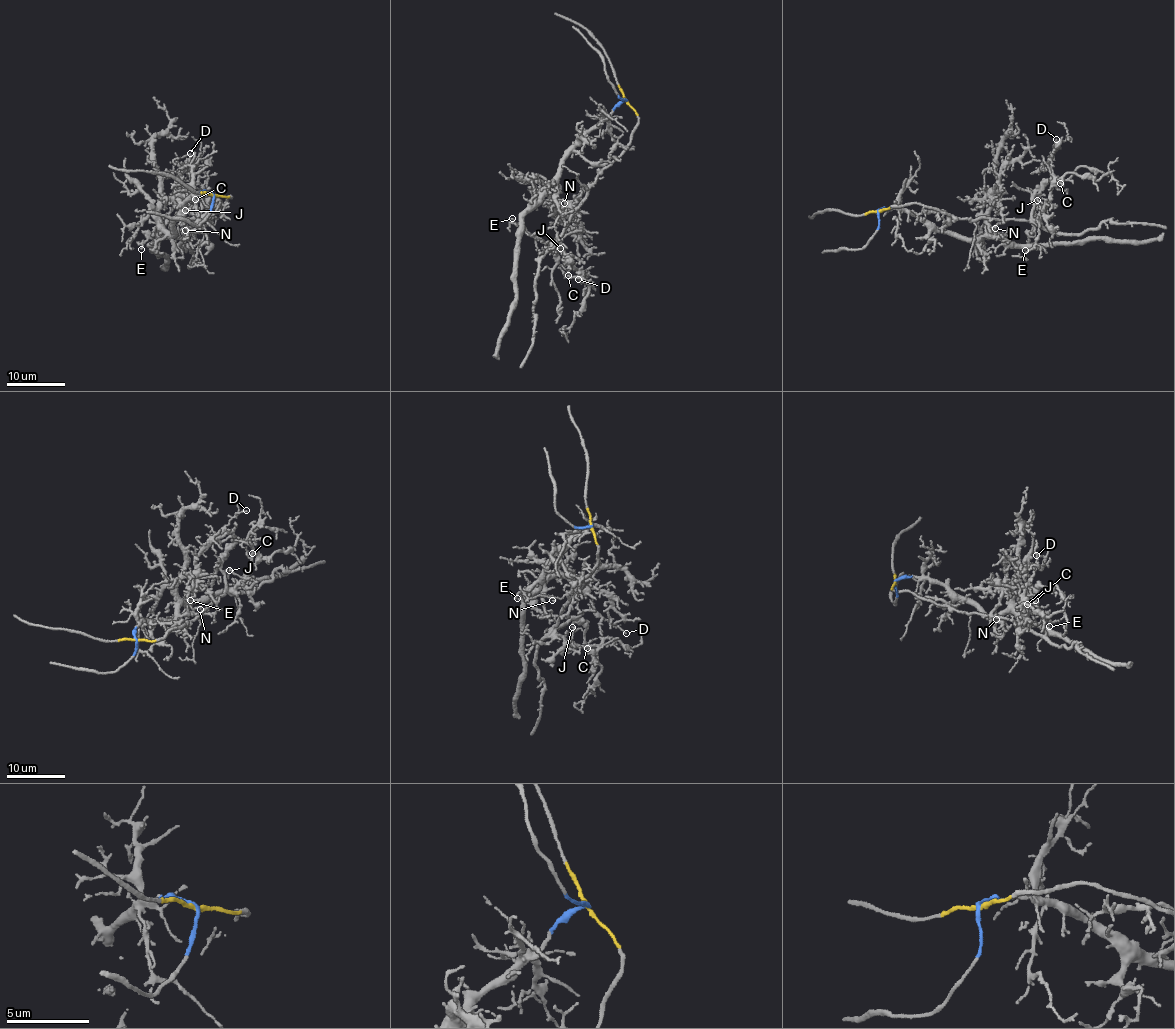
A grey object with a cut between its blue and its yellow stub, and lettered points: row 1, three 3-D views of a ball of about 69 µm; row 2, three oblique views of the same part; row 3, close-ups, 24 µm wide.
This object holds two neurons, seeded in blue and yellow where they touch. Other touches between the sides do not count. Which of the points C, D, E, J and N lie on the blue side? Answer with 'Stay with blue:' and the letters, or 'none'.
Stay with blue: N

